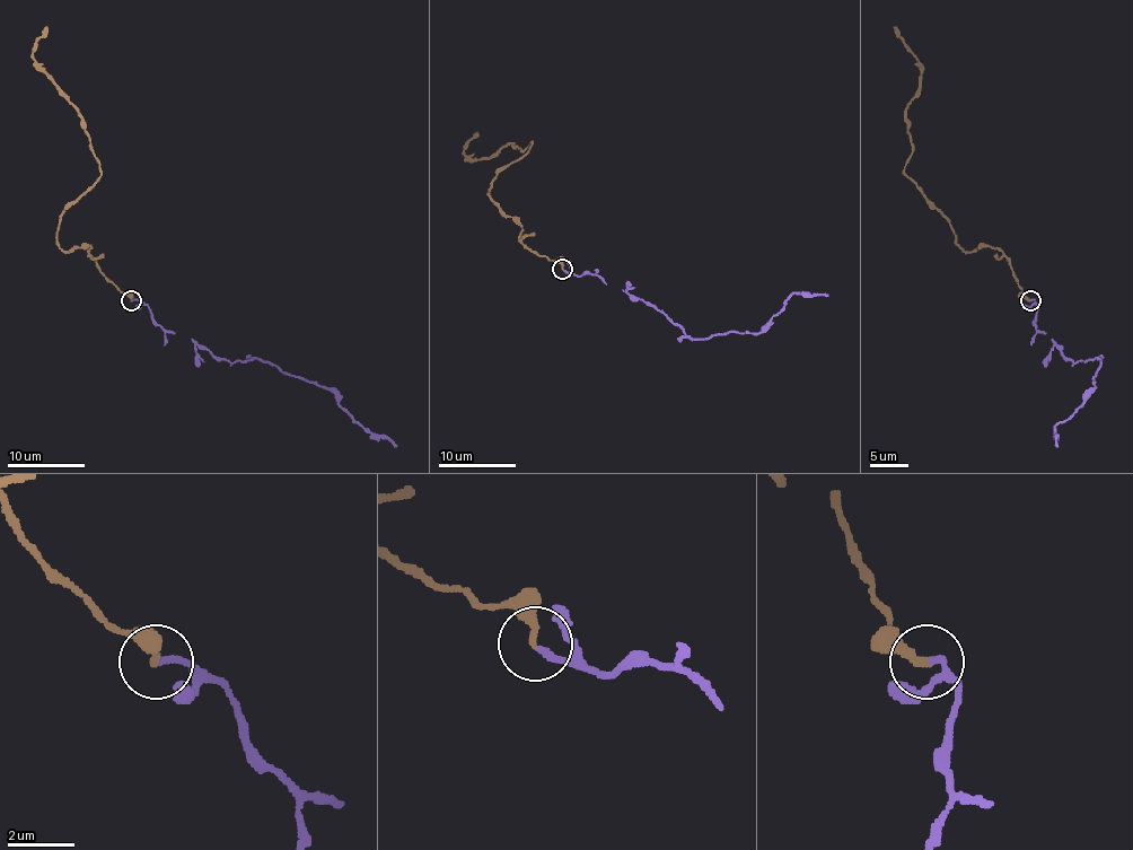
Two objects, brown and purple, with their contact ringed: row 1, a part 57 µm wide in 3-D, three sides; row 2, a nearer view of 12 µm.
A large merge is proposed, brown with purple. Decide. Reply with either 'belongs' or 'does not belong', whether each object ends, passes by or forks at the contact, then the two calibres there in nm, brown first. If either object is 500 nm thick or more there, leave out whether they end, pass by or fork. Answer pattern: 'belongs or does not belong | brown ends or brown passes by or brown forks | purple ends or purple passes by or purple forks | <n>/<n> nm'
belongs | brown ends | purple ends | 220/200 nm

